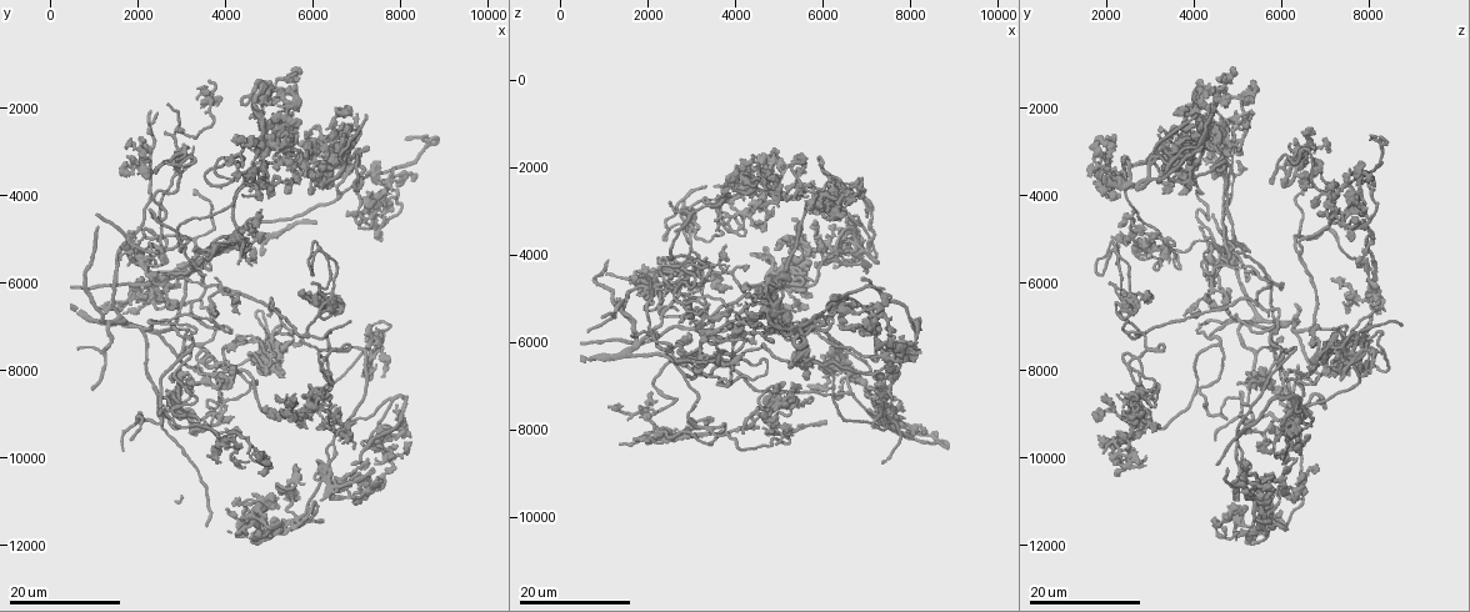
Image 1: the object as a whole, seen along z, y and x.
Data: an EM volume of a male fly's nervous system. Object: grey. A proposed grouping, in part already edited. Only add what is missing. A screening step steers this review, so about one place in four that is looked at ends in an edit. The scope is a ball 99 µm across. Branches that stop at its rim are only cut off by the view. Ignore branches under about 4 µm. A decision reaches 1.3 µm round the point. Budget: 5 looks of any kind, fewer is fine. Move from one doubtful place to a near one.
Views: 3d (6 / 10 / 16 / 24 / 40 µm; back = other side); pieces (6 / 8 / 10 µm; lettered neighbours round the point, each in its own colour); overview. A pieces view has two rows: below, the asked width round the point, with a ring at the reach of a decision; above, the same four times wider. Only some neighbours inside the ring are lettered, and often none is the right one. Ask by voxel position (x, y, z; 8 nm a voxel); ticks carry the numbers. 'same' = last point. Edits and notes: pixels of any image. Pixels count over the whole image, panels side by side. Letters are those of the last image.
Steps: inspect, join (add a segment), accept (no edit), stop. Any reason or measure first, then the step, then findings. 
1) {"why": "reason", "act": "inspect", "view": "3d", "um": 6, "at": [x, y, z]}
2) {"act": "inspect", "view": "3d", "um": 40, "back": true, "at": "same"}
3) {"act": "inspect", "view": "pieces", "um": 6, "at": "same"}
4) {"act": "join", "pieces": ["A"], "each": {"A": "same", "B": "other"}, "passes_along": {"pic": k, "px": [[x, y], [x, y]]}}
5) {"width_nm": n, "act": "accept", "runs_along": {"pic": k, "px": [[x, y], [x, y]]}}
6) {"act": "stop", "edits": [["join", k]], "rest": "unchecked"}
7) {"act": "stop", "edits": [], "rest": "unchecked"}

{"why": "an open end", "act": "inspect", "view": "3d", "um": 16, "at": [8350, 3650, 8100]}

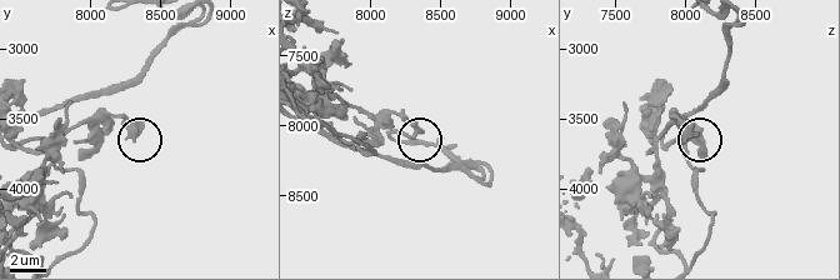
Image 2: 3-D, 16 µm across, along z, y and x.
{"act": "inspect", "view": "pieces", "um": 8, "at": [8300, 3640, 8080]}

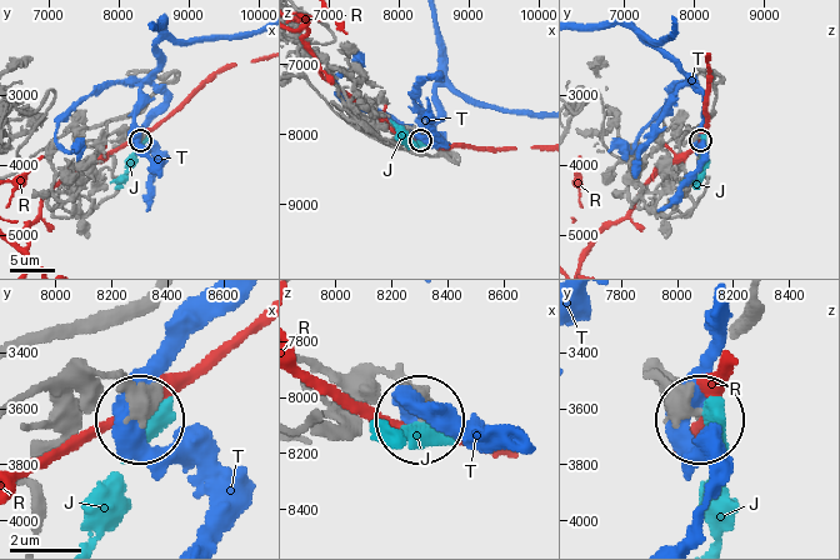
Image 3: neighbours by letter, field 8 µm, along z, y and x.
{"width_nm": 340, "act": "accept", "each": {"J": "other", "R": "other", "T": "other"}, "runs_along": {"pic": 3, "px": [[20, 400], [110, 380], [143, 404], [140, 413]]}, "found": "no lettered segment goes on from it"}

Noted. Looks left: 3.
{"why": "tapers out", "act": "inspect", "view": "3d", "um": 16, "at": [7400, 10200, 4800]}

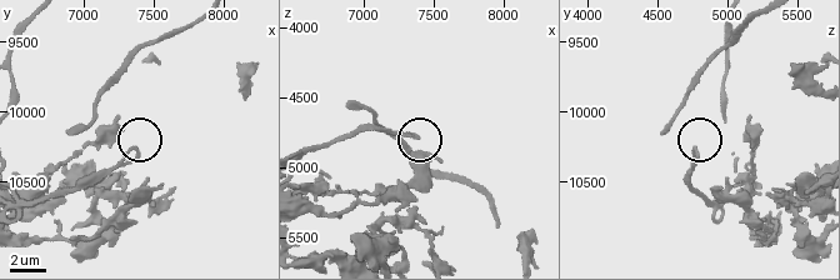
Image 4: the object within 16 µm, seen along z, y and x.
{"act": "inspect", "view": "pieces", "um": 6, "at": [7380, 10260, 4780]}

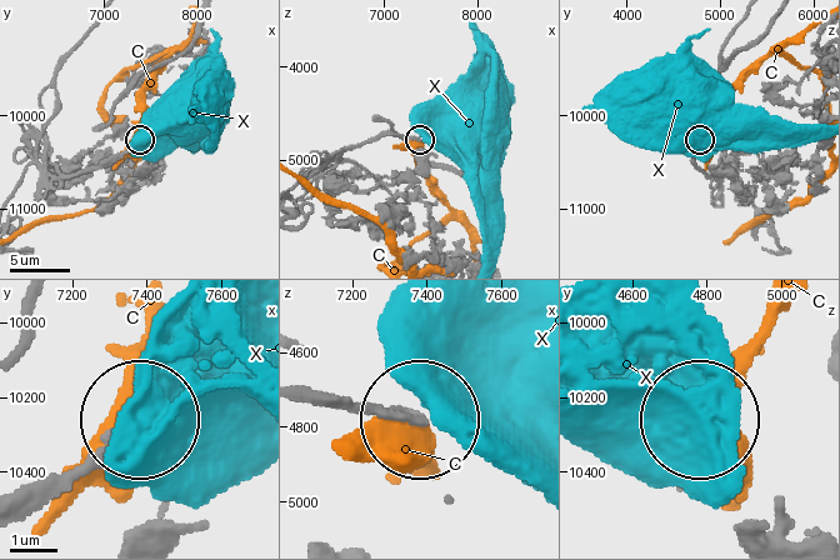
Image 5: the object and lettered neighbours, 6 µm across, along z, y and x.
{"act": "accept", "each": {"C": "other", "X": "other"}, "runs_along": {"pic": 5, "px": [[353, 403], [420, 414]]}, "found": "no lettered segment goes on from it"}

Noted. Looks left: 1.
{"act": "stop", "edits": [], "rest": "unchecked"}

